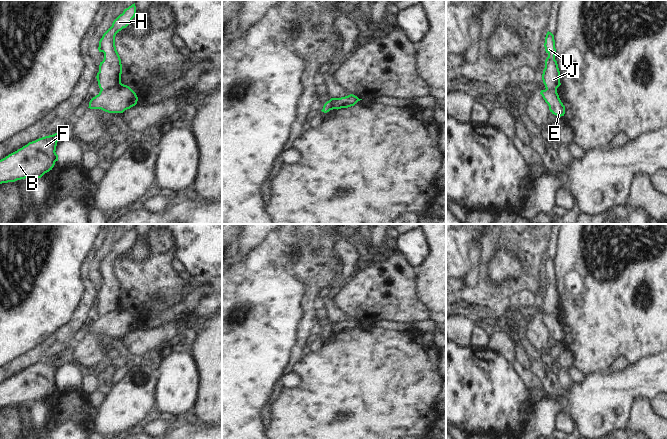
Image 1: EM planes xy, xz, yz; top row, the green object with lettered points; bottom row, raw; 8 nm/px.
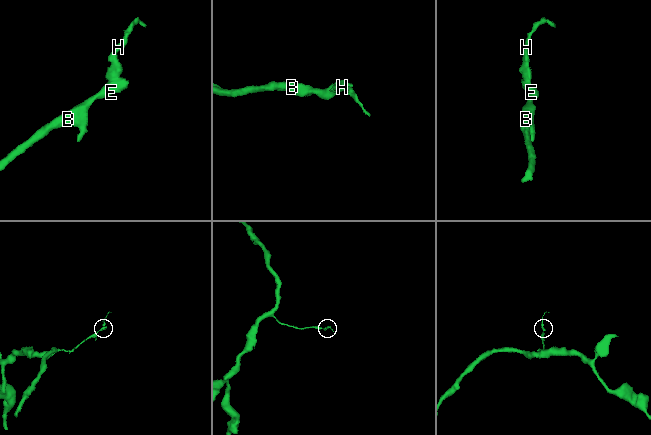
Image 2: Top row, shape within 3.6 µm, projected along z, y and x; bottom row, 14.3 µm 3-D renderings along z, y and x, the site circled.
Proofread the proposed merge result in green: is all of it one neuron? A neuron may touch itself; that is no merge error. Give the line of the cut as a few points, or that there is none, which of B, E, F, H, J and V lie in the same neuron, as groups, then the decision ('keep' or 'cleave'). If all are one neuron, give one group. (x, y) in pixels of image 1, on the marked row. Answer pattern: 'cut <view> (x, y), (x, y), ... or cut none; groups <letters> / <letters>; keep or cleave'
cut xy (120, 81), (101, 90); groups B E F / H J V; cleave

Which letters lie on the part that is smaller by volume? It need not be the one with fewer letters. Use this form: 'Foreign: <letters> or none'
Foreign: H, J, V

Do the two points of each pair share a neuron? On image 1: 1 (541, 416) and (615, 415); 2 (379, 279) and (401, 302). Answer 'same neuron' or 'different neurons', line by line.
1: same neuron
2: same neuron

